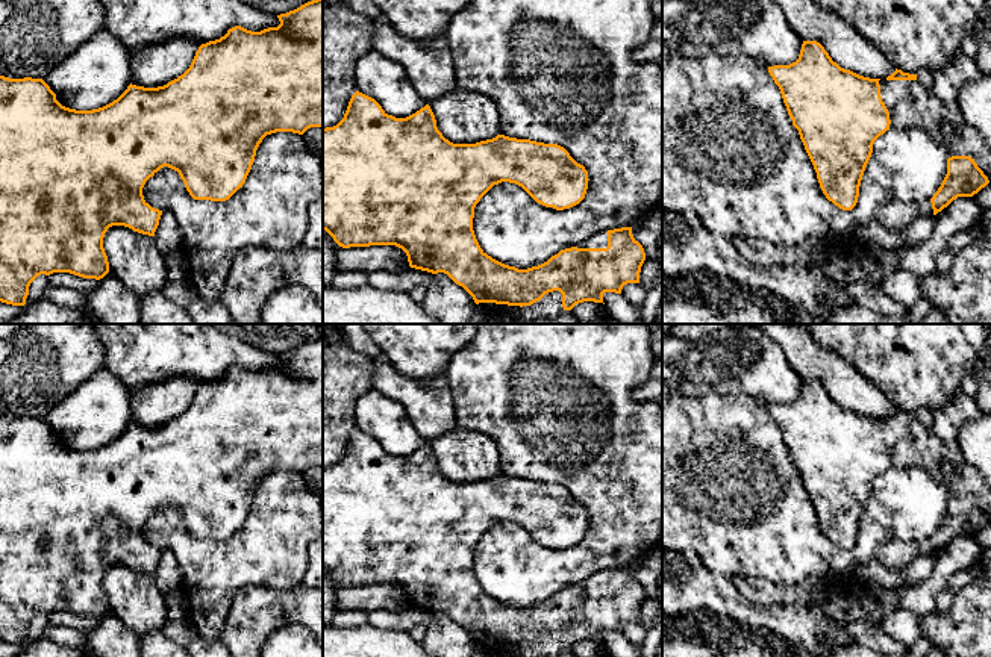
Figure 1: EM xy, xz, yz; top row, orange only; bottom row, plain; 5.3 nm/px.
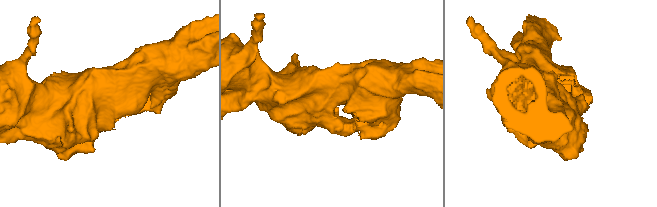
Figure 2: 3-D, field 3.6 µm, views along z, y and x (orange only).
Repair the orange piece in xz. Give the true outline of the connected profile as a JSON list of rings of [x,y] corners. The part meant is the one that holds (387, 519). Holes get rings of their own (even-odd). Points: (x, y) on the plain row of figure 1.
[[[359,430],[352,434],[344,457],[336,465],[323,468],[323,569],[342,587],[370,584],[402,587],[411,607],[447,613],[492,655],[556,657],[579,642],[603,642],[605,631],[621,633],[624,624],[639,622],[646,592],[633,577],[632,566],[597,572],[527,609],[505,604],[480,587],[473,569],[474,546],[494,524],[515,522],[536,542],[564,550],[585,537],[588,519],[585,506],[558,483],[505,474],[476,483],[453,483],[438,469],[429,444],[406,457],[395,457],[388,454],[374,437]]]

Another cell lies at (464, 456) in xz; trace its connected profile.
[[[455,427],[429,445],[438,469],[453,483],[476,483],[502,474],[499,448],[485,433]]]

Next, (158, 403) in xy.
[[[170,377],[132,392],[132,424],[164,425],[182,415],[202,383],[191,377]]]

